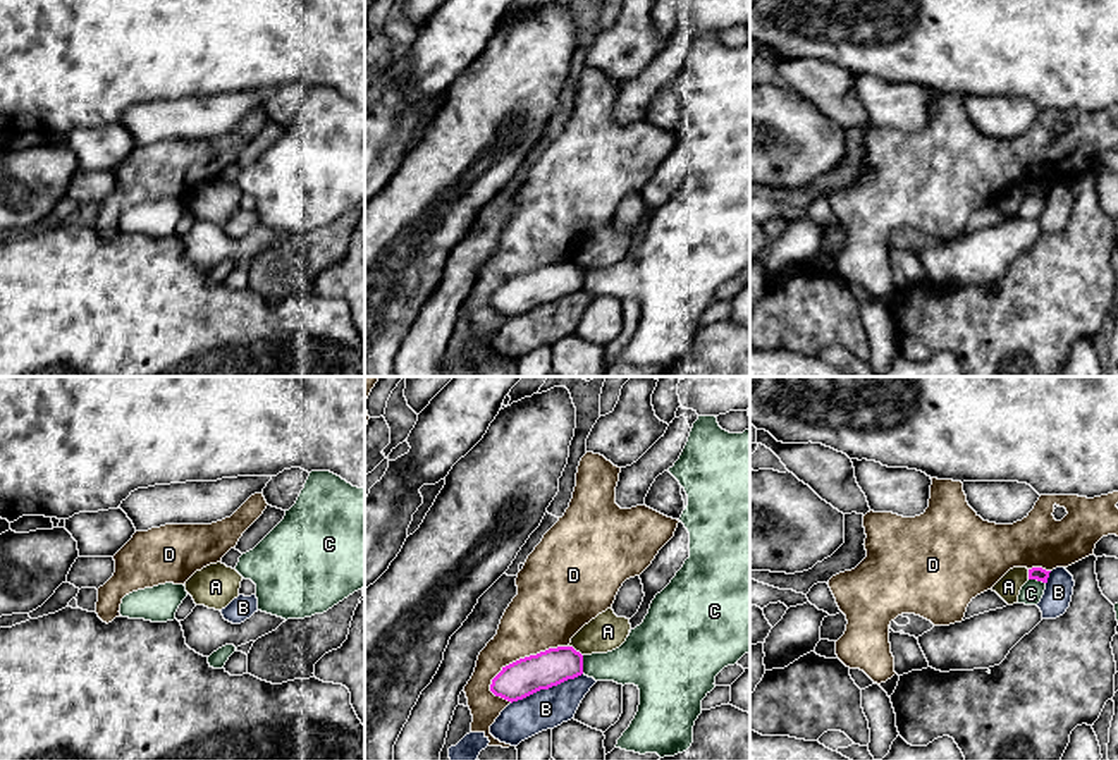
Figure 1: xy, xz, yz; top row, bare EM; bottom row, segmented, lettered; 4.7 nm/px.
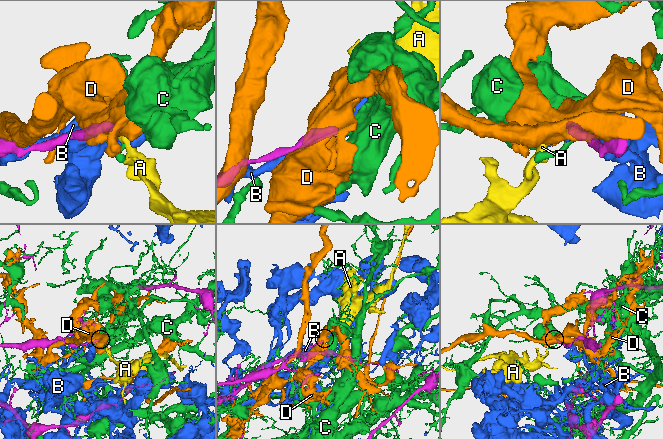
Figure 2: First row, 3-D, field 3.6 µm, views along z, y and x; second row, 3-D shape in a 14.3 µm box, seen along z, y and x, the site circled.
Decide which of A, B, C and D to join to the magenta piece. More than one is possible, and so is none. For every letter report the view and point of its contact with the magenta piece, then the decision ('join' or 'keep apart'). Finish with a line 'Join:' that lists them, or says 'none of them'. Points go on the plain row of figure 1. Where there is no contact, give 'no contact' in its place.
A: xz (575, 265) | keep apart
B: xz (546, 303) | keep apart
C: xz (582, 279) | keep apart
D: xz (525, 272) | keep apart
Join: none of them

